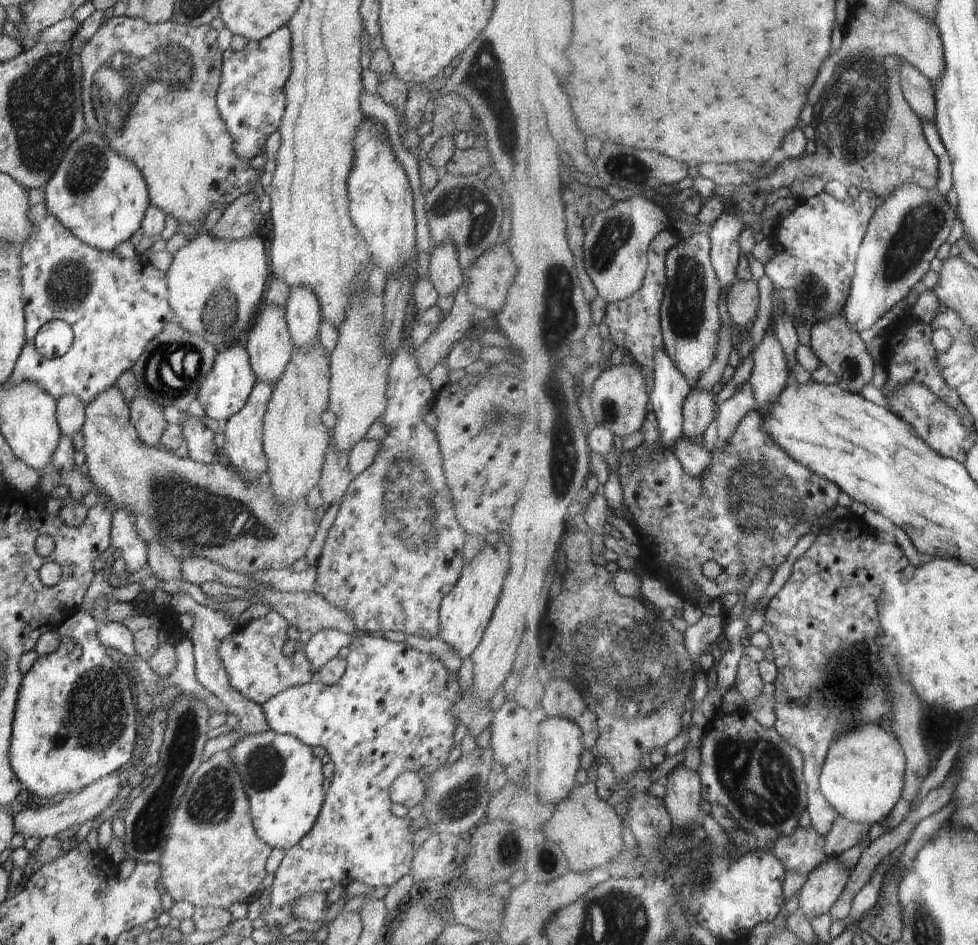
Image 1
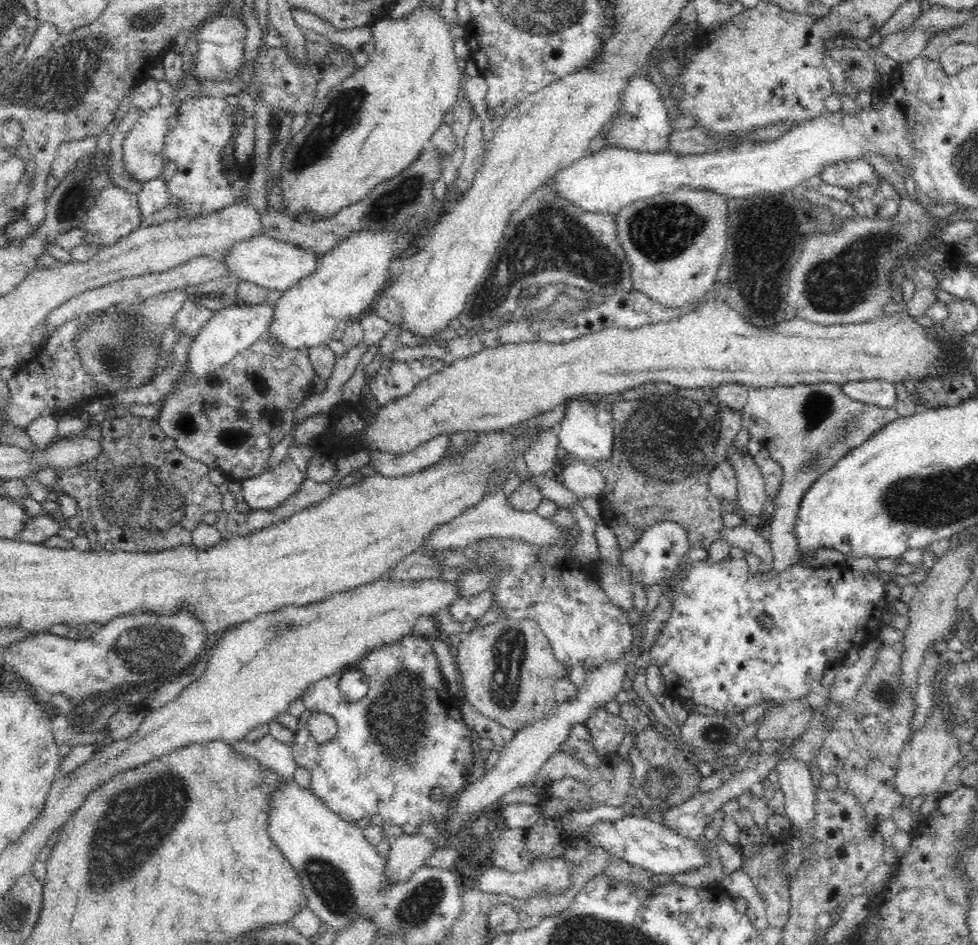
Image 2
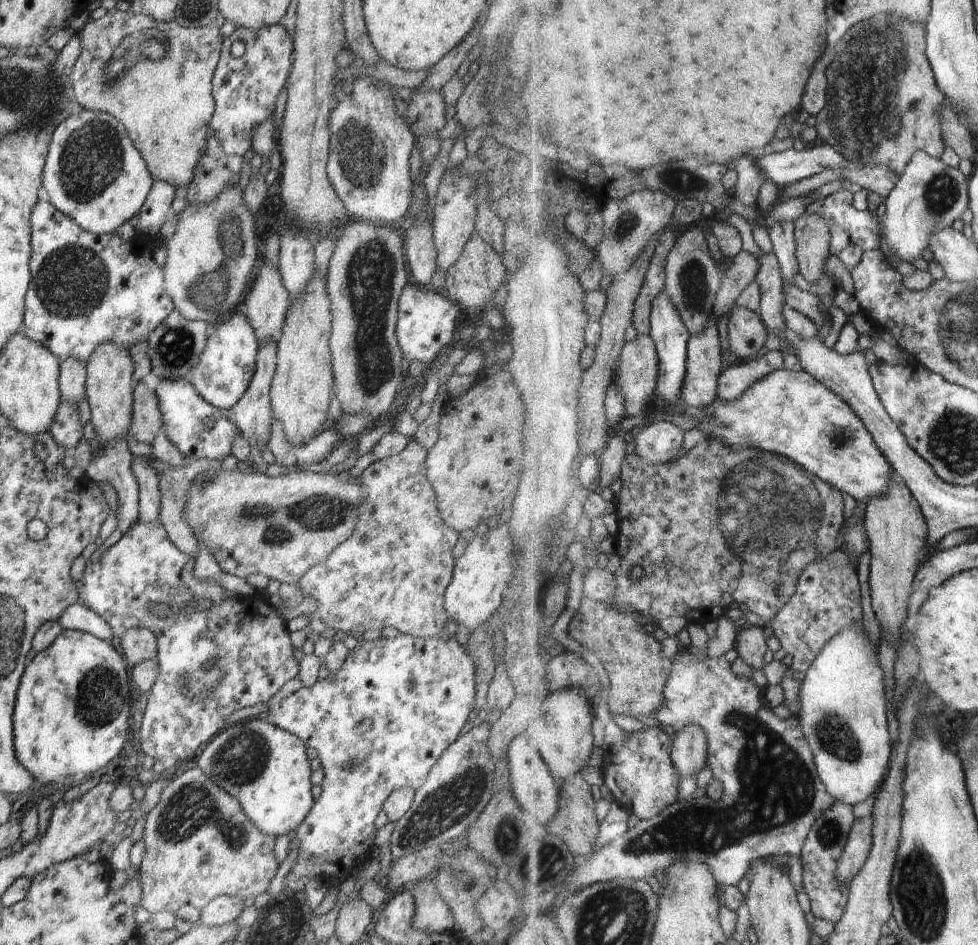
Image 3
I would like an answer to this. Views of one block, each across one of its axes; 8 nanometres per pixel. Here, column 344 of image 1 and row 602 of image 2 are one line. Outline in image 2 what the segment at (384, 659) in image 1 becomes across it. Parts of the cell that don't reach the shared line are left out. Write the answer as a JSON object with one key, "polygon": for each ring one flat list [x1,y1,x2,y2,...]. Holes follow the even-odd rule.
{"polygon":[[667,520,666,522,658,522,658,524,646,530,632,548,621,552,621,558,619,559,629,571,632,571,631,574,633,574,635,582,641,584,641,586,645,586,646,589,650,588,650,586,660,586,661,582,669,582,662,584,663,594,661,597,665,597,666,592,670,592,671,590,673,601,671,602,670,618,668,618,662,634,658,636,660,640,654,641,654,644,651,646,648,652,648,660,662,671,666,692,681,701,690,701,697,705,702,704,702,706,708,706,708,708,712,708,712,710,716,710,716,712,721,712,722,714,744,714,750,706,756,706,756,704,782,705,788,701,803,699,813,690,822,690,820,681,824,676,824,670,832,664,837,663,838,658,842,658,851,648,859,651,870,641,879,639,882,628,880,613,882,612,882,605,886,596,884,587,882,587,884,582,882,582,881,579,868,577,865,573,852,571,846,565,839,565,828,570,828,568,816,568,811,565,800,566,796,563,787,570,779,573,760,570,758,573,752,574,745,558,738,560,728,558,712,565,705,562,705,560,698,560,698,562,694,562,690,568,678,572,680,564,682,564,682,561,686,558,686,554,688,554,690,548,691,545,689,544,686,530,676,522],[763,612,772,616,772,628,768,628,767,630,762,630,762,628,758,626,758,622,756,622,757,616]]}

